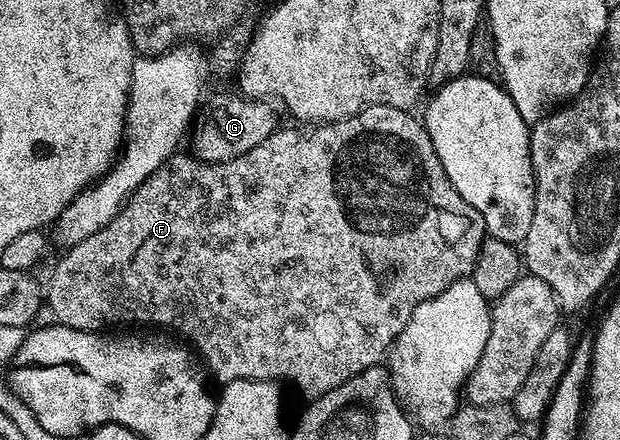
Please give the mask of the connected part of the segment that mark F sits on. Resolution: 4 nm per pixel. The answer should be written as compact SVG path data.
M374 104L368 108L361 109L359 112L354 112L352 116L344 116L342 120L319 122L314 126L295 126L299 128L280 127L273 134L269 134L269 138L265 138L265 142L261 142L261 146L253 146L253 150L249 150L232 160L223 161L220 164L207 164L204 160L195 159L194 155L191 154L186 154L187 156L182 156L182 154L170 156L157 170L153 170L153 174L149 174L149 178L145 178L145 182L141 182L141 186L137 186L135 193L125 201L123 208L107 226L97 230L97 234L89 234L89 238L85 238L85 242L77 242L77 246L68 248L62 253L63 257L56 262L55 269L52 270L47 284L45 280L45 304L48 309L51 307L51 312L55 315L52 316L54 323L64 324L73 330L94 333L110 329L107 328L110 324L119 324L122 320L140 320L143 324L156 324L159 328L172 328L173 331L180 332L184 336L182 339L196 353L198 353L197 351L200 352L198 355L201 357L206 371L214 379L216 376L219 382L229 380L273 380L284 382L283 380L292 380L307 395L307 398L325 394L329 390L341 386L341 382L349 382L349 378L376 367L390 352L391 344L397 338L397 334L401 334L401 330L405 330L405 322L408 316L411 315L412 310L421 302L431 300L437 294L444 292L454 280L460 279L464 275L463 260L467 263L467 266L474 265L475 259L479 256L479 247L485 239L485 229L481 214L477 210L473 210L473 206L469 206L469 202L465 202L465 198L461 198L461 194L457 194L453 182L449 182L449 174L445 174L445 166L441 166L441 158L437 158L437 150L433 150L433 142L429 138L427 129L423 127L422 119L418 115L411 115L415 114L412 114L405 108Z

